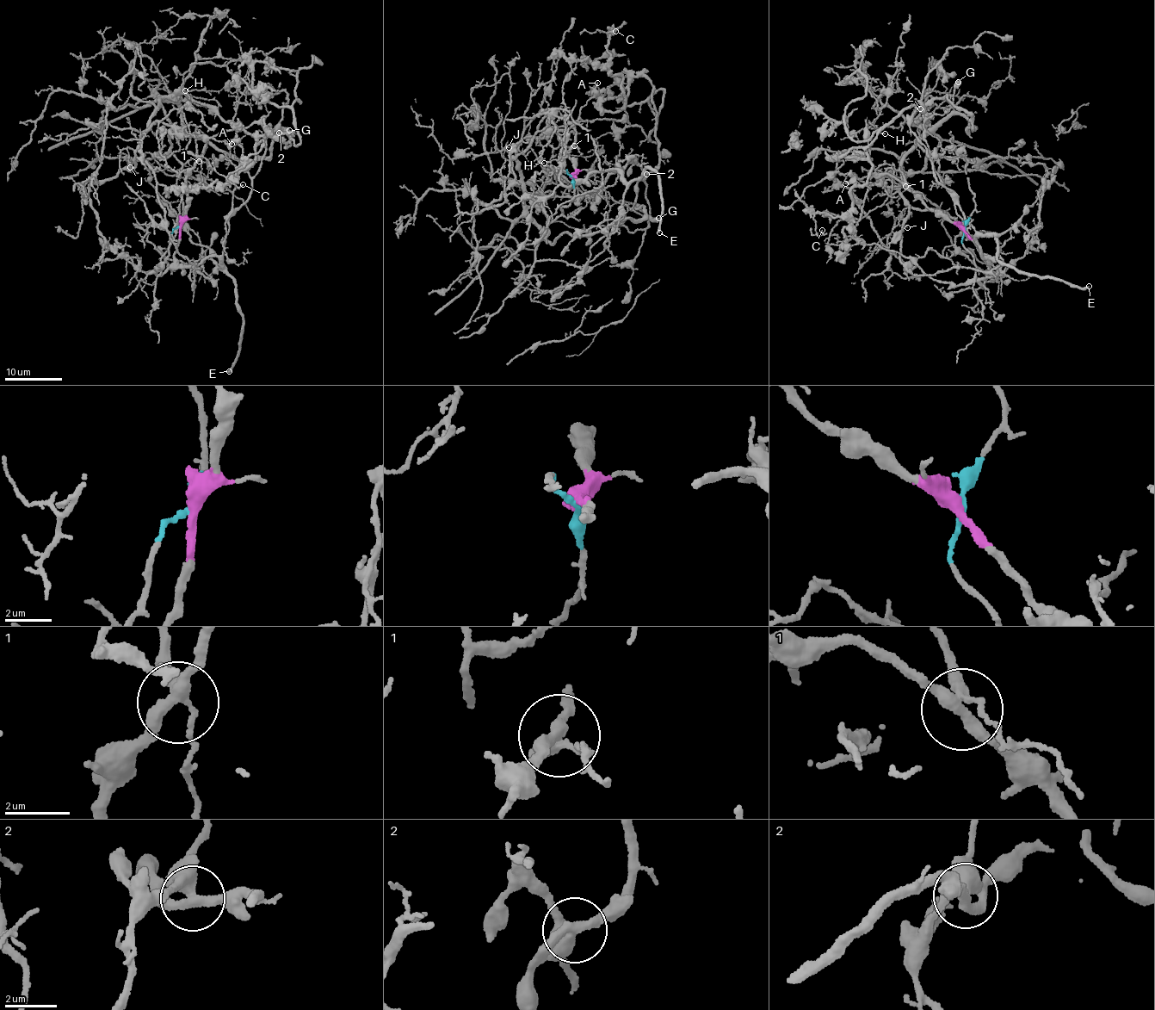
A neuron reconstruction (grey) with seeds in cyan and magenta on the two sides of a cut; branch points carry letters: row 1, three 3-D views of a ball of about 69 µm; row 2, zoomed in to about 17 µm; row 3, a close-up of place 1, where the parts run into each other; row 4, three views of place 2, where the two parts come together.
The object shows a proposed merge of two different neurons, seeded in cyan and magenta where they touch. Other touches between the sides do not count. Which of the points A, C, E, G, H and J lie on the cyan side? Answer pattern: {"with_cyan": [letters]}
{"with_cyan": ["C", "G", "H", "J"]}

